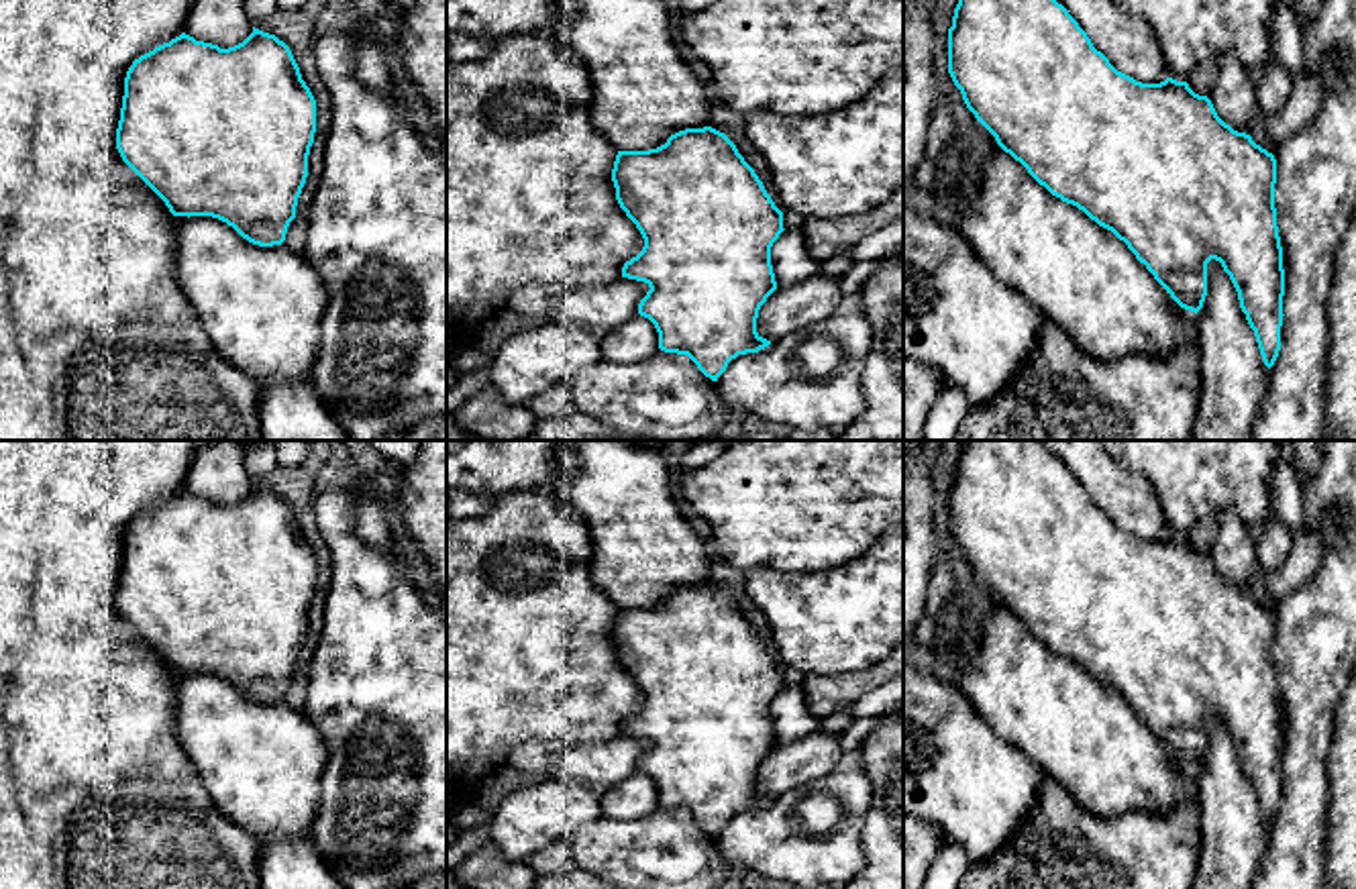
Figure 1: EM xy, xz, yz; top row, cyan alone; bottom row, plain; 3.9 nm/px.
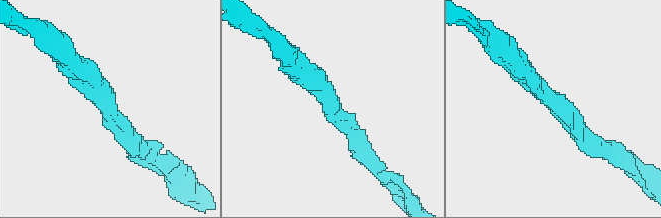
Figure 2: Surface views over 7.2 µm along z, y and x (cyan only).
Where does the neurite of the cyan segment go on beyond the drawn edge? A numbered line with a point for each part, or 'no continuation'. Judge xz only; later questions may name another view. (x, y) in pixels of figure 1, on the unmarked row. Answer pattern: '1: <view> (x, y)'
no continuation

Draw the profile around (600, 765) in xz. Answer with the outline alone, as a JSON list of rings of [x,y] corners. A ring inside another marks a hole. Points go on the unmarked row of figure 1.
[[[620,734],[604,742],[528,740],[510,752],[508,765],[524,773],[563,775],[604,791],[638,771],[648,740]]]

